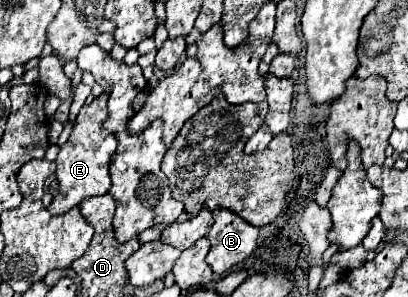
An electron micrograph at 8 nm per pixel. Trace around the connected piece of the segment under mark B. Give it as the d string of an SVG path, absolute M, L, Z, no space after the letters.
M225 208L213 210L213 218L215 222L207 232L211 242L207 262L215 274L225 274L253 254L259 230Z

